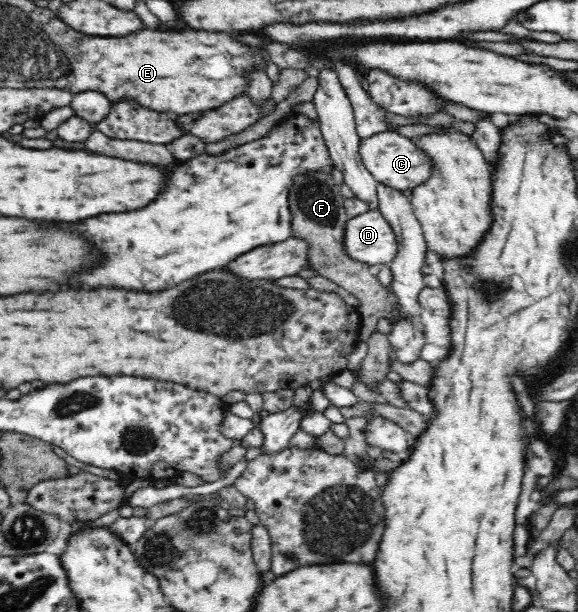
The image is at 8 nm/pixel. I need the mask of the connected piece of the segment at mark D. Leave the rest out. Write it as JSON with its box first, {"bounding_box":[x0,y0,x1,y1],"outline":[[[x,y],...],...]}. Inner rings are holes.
{"bounding_box":[343,209,398,267],"outline":[[[371,209],[347,220],[343,249],[352,260],[370,267],[391,263],[398,250],[389,223],[379,210]]]}

